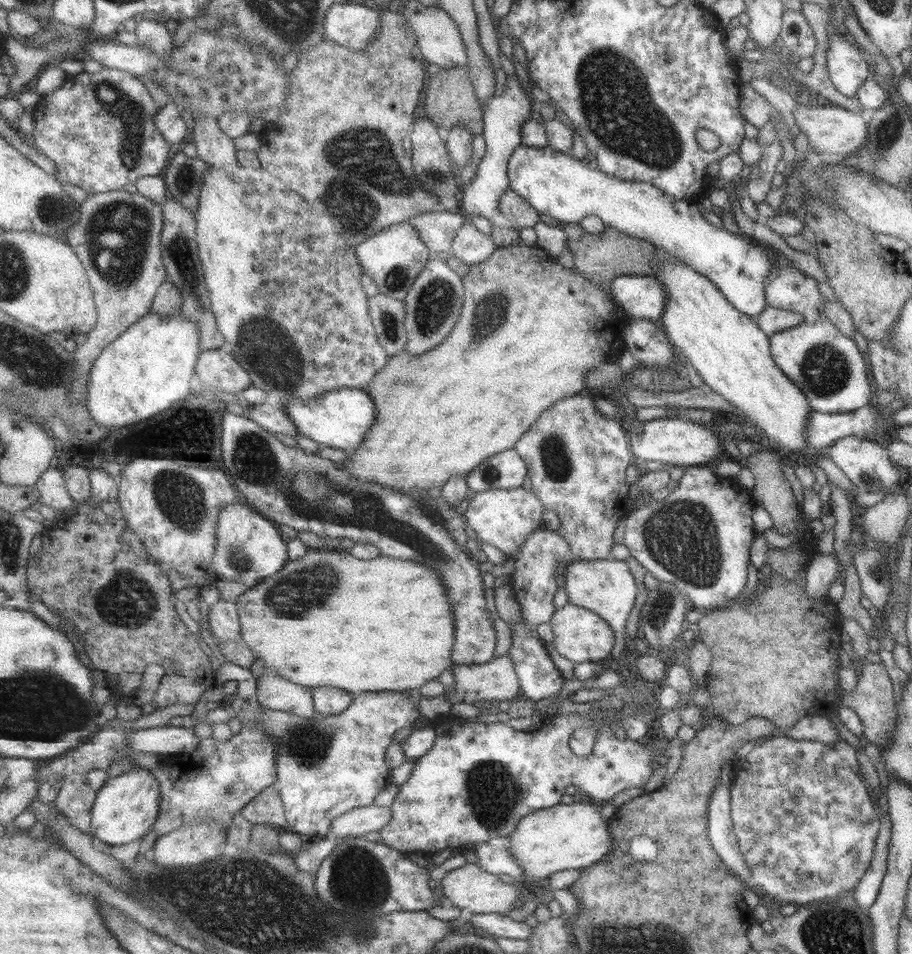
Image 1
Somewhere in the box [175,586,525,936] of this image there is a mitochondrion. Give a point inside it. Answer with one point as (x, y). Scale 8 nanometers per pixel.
(357, 881)

